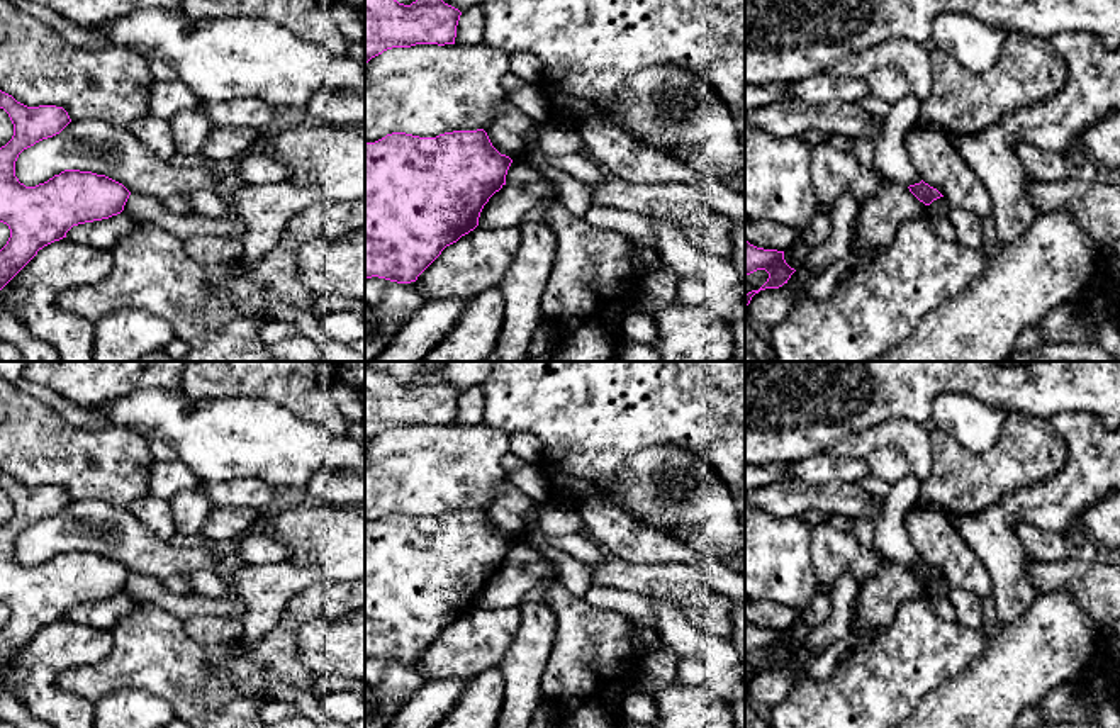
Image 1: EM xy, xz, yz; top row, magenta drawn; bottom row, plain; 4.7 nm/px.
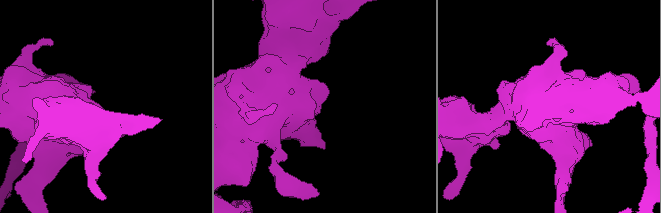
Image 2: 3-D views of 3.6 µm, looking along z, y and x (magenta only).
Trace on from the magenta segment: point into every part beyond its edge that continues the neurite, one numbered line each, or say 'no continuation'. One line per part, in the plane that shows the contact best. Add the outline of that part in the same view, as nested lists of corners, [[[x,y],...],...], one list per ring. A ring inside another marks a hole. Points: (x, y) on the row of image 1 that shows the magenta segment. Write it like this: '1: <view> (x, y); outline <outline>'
no continuation

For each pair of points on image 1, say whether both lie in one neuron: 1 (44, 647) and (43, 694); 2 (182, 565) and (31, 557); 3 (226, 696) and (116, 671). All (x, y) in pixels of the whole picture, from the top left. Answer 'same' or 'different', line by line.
1: same
2: same
3: same

